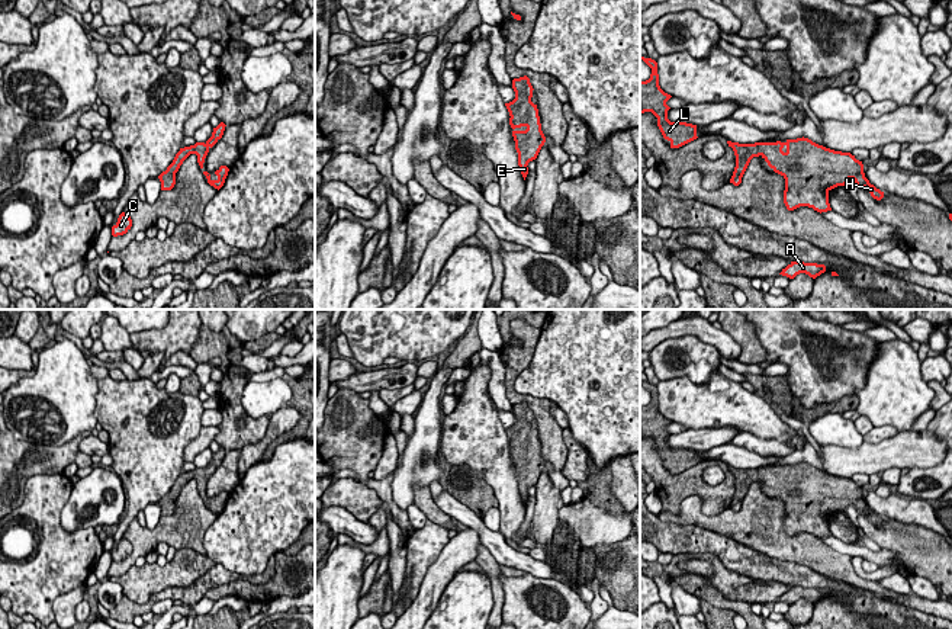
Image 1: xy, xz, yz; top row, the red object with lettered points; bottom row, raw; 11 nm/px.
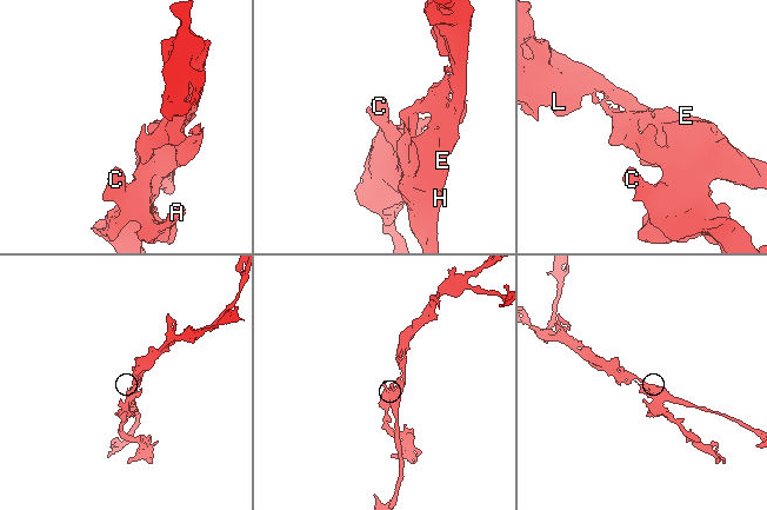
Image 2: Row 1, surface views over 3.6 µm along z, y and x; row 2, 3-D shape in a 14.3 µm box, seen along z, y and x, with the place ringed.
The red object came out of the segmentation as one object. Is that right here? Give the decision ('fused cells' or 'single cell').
single cell

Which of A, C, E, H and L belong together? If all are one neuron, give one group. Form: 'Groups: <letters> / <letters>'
Groups: A C E H L

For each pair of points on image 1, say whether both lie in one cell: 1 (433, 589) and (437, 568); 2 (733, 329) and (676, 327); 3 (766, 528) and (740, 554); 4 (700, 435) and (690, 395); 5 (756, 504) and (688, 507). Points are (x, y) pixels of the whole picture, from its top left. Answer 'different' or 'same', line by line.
1: same
2: different
3: different
4: different
5: same

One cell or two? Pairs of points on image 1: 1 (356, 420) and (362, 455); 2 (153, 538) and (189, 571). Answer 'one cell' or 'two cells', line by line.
1: one cell
2: two cells

